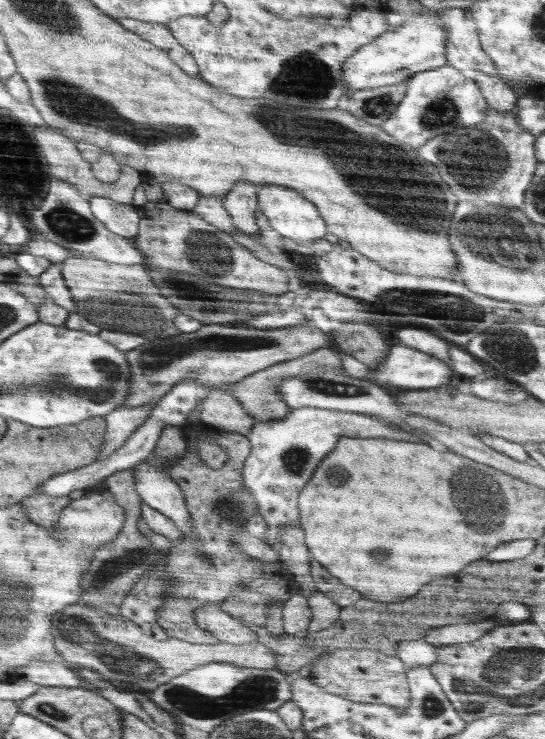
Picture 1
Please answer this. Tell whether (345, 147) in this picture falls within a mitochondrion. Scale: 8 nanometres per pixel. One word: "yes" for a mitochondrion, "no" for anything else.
yes

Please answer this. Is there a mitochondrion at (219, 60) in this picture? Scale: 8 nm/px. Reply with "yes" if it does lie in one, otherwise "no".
no

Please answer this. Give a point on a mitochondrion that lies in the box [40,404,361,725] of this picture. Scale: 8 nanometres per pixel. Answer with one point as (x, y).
(260, 689)

